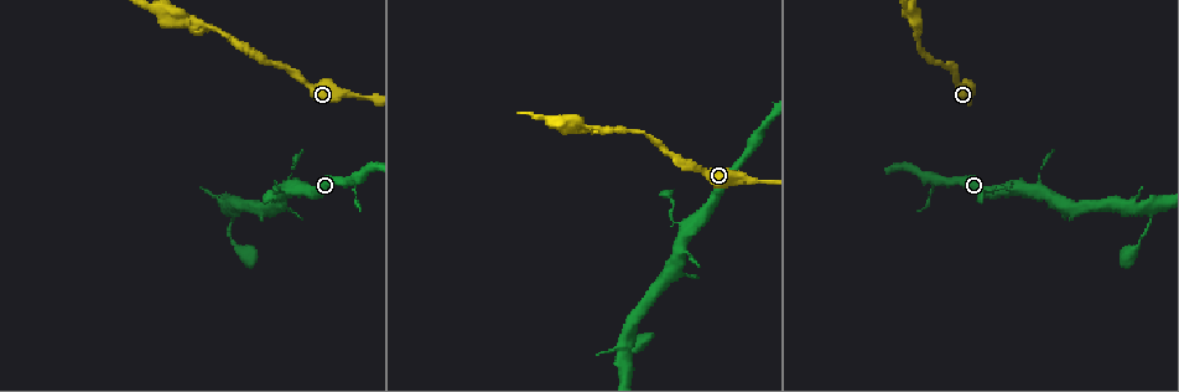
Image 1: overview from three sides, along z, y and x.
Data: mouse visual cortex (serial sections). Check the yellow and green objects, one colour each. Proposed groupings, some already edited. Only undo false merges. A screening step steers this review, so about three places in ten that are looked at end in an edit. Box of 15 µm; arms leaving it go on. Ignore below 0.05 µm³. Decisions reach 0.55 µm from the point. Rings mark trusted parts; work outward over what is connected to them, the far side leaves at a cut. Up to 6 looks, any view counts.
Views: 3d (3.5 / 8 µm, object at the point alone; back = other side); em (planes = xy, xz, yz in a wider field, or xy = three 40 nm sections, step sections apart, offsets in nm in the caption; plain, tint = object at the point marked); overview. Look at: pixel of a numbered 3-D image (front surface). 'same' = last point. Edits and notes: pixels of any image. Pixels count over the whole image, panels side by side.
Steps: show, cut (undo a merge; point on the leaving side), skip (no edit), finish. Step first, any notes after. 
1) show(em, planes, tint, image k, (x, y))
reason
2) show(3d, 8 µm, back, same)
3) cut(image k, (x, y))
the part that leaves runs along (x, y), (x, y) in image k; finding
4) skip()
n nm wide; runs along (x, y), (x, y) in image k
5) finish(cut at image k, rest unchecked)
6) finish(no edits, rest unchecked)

show(3d, 3.5 µm, image 1, (189, 21))
thick turns thin

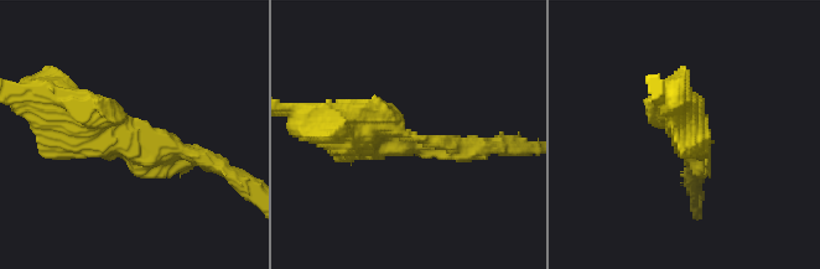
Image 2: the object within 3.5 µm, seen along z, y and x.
skip()
one cell here

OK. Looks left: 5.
show(3d, 3.5 µm, image 1, (274, 186))
abrupt turn

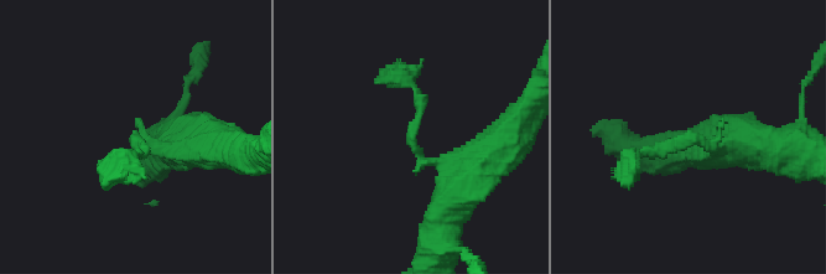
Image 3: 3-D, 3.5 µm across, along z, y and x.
show(em, xy, step 3, tint, image 3, (415, 146))
now the EM

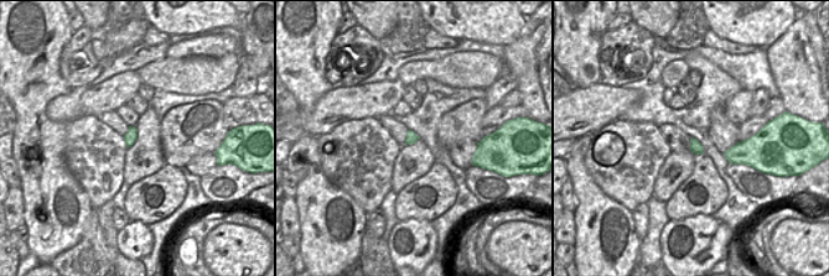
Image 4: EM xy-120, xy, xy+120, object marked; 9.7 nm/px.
skip()
runs along (713, 146), (682, 138), (628, 161) in image 3; all the same cell

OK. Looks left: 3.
show(3d, 3.5 µm, image 1, (629, 360))
sharp bend

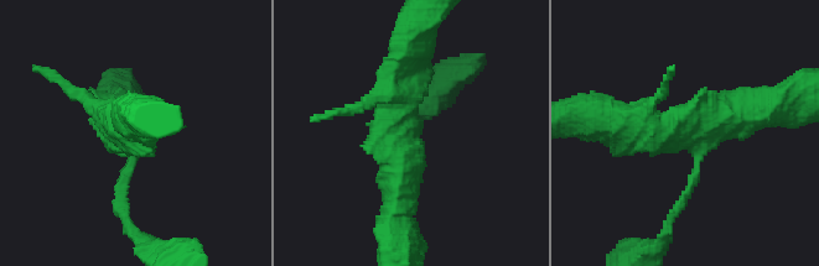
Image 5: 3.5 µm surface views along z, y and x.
show(em, planes, tint, image 5, (687, 131))
now the EM

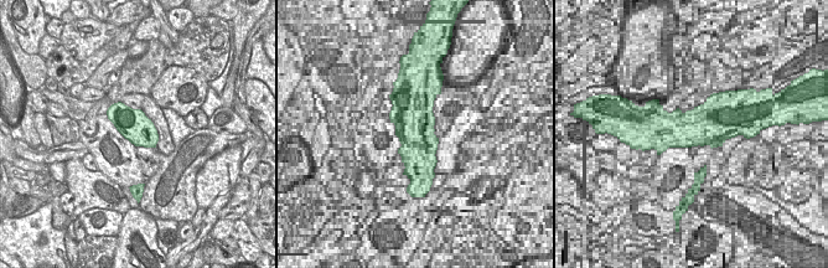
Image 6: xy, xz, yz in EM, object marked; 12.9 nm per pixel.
skip()
runs along (610, 119), (696, 137), (696, 176), (680, 203) in image 5; continuous, no second cell

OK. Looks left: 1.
finish(no edits, rest unchecked)

